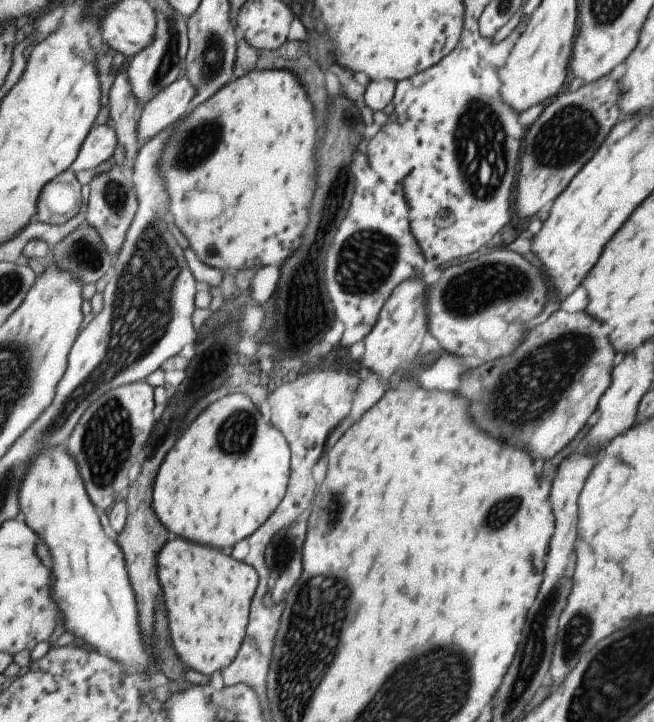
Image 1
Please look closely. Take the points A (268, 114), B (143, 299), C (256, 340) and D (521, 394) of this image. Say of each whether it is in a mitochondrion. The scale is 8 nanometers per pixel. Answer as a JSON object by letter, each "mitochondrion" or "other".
{"A":"other","B":"mitochondrion","C":"other","D":"mitochondrion"}

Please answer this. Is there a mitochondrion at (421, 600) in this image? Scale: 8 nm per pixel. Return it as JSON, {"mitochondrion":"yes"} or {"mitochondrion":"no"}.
{"mitochondrion":"no"}

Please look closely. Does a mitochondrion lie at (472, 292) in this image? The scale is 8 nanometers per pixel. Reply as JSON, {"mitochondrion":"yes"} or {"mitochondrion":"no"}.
{"mitochondrion":"yes"}

